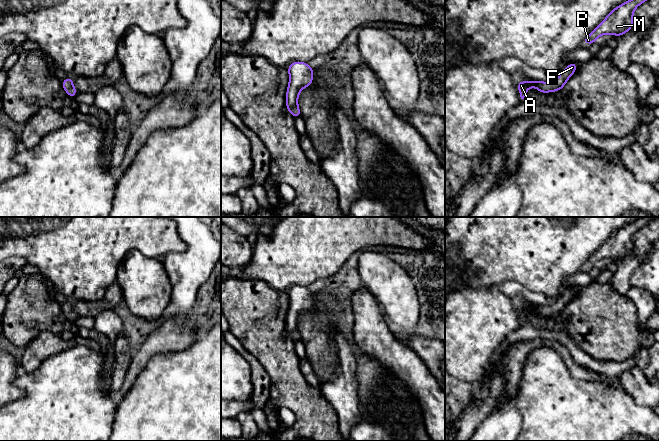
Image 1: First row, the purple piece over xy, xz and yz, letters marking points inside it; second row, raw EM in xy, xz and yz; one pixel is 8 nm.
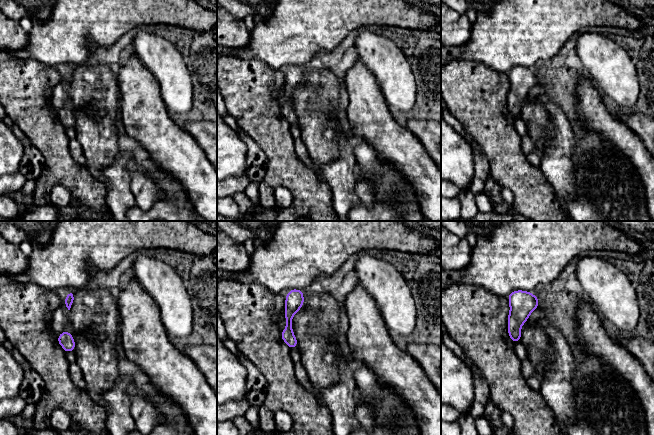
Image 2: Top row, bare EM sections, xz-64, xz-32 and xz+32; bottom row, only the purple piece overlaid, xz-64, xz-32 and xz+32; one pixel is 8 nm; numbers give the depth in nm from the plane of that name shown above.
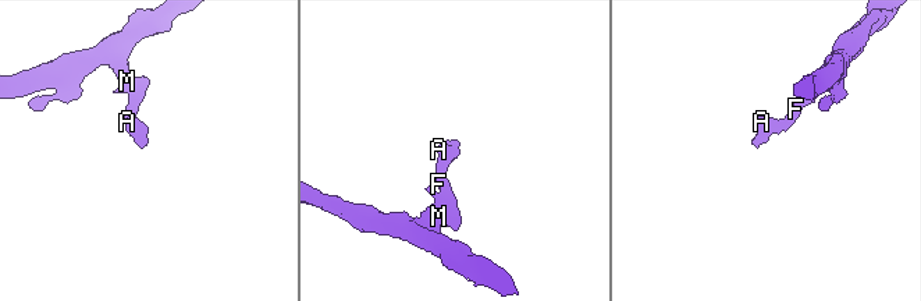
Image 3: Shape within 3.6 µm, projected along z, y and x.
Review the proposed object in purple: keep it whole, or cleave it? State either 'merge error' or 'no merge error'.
no merge error

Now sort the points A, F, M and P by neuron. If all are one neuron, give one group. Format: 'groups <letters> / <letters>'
groups A F M P

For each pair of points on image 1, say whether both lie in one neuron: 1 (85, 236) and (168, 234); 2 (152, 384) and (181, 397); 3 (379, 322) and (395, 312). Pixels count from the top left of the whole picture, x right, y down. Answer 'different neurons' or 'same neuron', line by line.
1: same neuron
2: same neuron
3: different neurons

